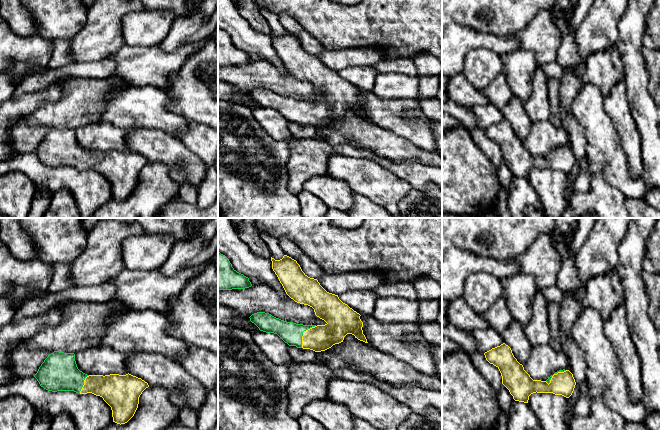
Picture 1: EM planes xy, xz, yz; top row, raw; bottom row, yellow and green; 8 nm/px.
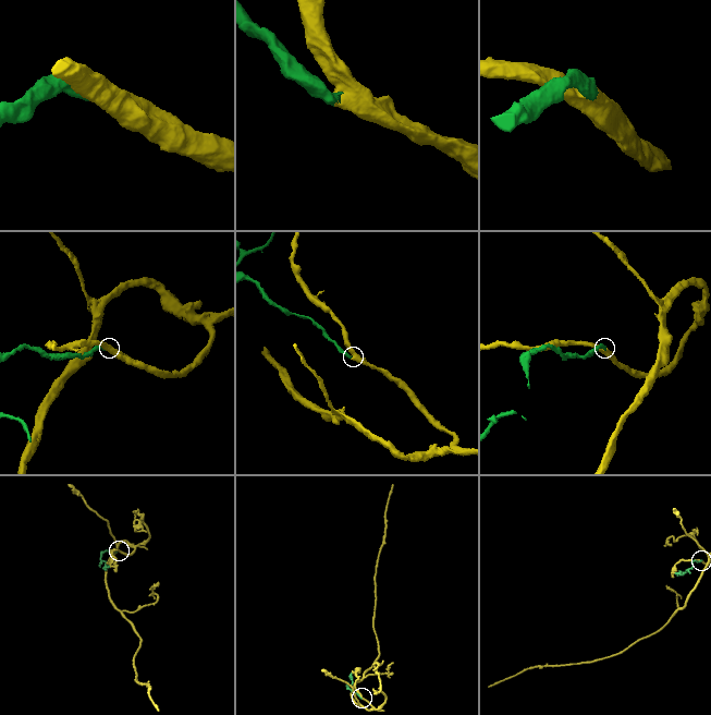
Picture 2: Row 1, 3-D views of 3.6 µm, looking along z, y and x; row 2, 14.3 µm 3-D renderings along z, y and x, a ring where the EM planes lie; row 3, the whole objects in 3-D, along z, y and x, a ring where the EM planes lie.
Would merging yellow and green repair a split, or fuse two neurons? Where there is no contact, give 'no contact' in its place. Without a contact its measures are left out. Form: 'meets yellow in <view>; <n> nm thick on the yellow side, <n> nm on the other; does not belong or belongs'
meets yellow in xz; 200 nm thick on the yellow side, 180 nm on the other; belongs

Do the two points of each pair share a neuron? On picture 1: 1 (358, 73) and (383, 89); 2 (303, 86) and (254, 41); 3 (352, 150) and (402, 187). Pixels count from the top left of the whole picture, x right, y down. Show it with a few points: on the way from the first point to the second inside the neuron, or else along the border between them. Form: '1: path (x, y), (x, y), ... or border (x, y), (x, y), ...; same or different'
1: border (378, 74), (371, 90); different
2: border (265, 60), (282, 74), (287, 72); different
3: border (339, 153), (345, 156), (367, 157), (384, 166); different

